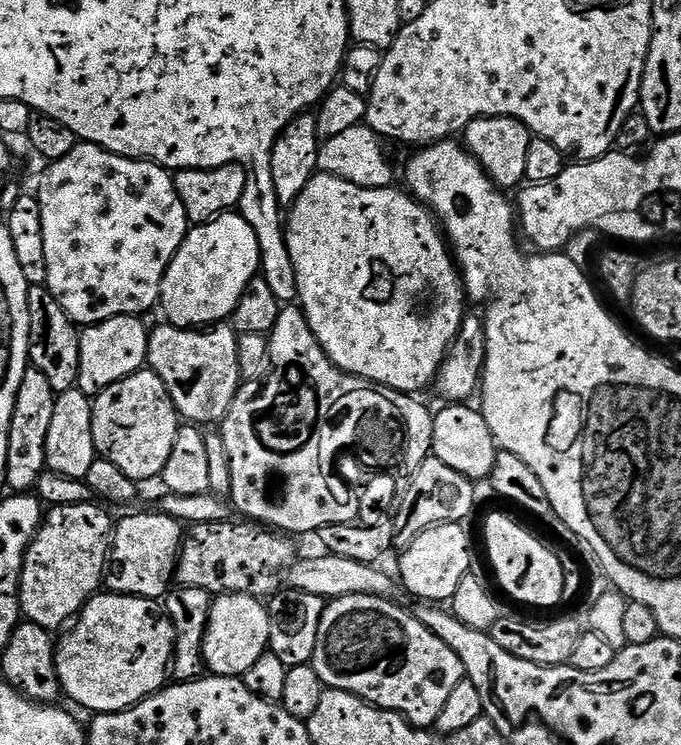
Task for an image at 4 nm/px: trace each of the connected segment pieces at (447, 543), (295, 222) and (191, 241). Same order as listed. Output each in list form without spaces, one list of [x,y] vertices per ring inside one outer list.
[[[463,523],[439,524],[414,538],[410,546],[403,549],[400,555],[399,583],[420,602],[451,601],[454,590],[458,590],[458,582],[473,571],[472,540],[464,529]]]
[[[316,174],[291,205],[286,216],[284,236],[290,250],[290,262],[294,262],[294,274],[298,278],[299,307],[308,320],[314,338],[318,338],[322,350],[332,359],[332,363],[352,376],[372,381],[381,389],[391,390],[393,393],[420,394],[416,392],[422,391],[427,384],[429,387],[435,381],[448,352],[452,349],[452,343],[456,341],[456,335],[464,324],[466,293],[460,269],[454,259],[453,249],[450,247],[437,217],[433,216],[429,209],[409,195],[407,191],[399,192],[398,188],[396,186],[363,188],[354,186],[337,176]]]
[[[223,212],[216,219],[189,227],[182,246],[174,254],[160,287],[159,307],[164,307],[163,319],[175,328],[203,329],[227,321],[246,286],[257,276],[260,270],[260,250],[258,236],[253,226],[240,216],[239,212]]]

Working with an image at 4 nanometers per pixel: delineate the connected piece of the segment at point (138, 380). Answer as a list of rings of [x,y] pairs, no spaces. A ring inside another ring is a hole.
[[[141,370],[114,382],[114,386],[102,390],[92,400],[92,433],[97,453],[114,462],[126,478],[137,482],[163,477],[180,427],[180,413],[162,378],[151,370]]]

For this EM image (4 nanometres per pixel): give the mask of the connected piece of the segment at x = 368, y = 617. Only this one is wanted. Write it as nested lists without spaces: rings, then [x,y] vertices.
[[[343,596],[331,601],[325,607],[318,626],[311,666],[325,688],[337,688],[362,698],[376,708],[397,712],[413,728],[431,729],[438,714],[442,714],[442,706],[446,706],[446,698],[450,698],[454,686],[465,679],[464,667],[458,654],[454,654],[442,638],[422,626],[415,614],[392,603],[396,602],[383,596]]]

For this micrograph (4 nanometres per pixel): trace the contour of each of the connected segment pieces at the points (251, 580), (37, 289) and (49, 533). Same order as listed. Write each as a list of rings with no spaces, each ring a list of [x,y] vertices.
[[[248,522],[232,523],[191,525],[180,545],[175,579],[185,588],[206,590],[213,597],[232,592],[257,598],[275,596],[281,591],[282,577],[298,559],[295,546],[288,541],[291,539]]]
[[[32,286],[28,289],[28,313],[30,314],[30,338],[28,359],[31,367],[42,370],[56,393],[68,392],[77,387],[80,365],[80,332],[72,319],[58,306],[54,294],[46,286]]]
[[[96,502],[58,505],[47,509],[36,537],[26,550],[20,575],[20,610],[27,623],[49,630],[60,627],[63,629],[69,622],[75,621],[85,604],[101,591],[104,567],[108,564],[108,550],[114,531],[113,517],[108,517],[107,511],[109,512],[107,507]]]

